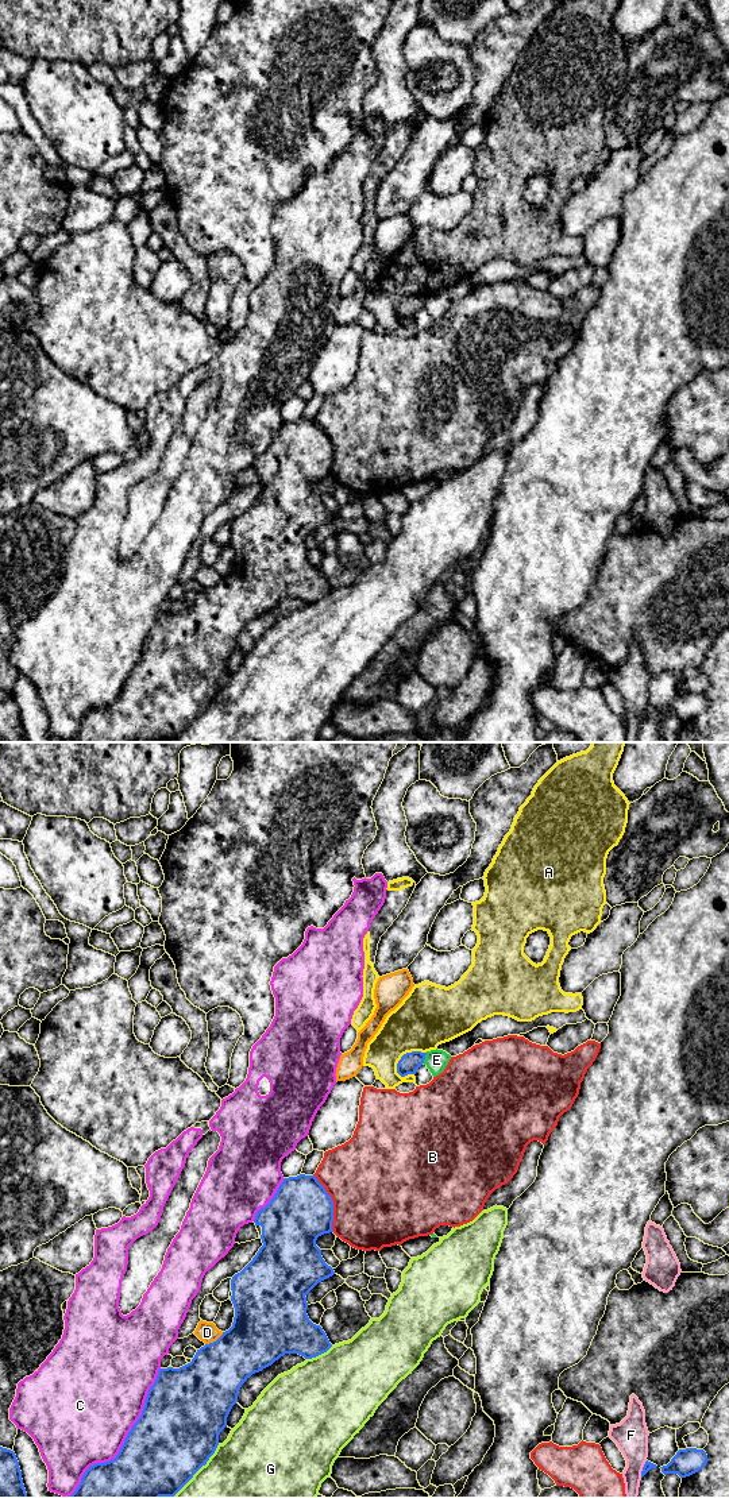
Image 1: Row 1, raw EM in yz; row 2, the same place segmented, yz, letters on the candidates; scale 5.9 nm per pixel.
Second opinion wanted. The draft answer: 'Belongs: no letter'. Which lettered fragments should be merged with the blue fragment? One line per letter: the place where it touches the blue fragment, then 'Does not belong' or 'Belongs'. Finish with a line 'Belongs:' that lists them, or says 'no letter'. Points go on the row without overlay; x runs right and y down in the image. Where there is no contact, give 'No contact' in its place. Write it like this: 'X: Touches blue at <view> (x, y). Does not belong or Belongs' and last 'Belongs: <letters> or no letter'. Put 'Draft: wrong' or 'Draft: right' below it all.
A: Touches blue at yz (407, 297). Does not belong
B: Touches blue at yz (332, 447). Does not belong
C: Touches blue at yz (124, 686). Does not belong
D: Touches blue at yz (213, 586). Does not belong
E: Touches blue at yz (424, 302). Does not belong
F: Touches blue at yz (643, 713). Does not belong
G: Touches blue at yz (199, 713). Does not belong
Belongs: no letter
Draft: right

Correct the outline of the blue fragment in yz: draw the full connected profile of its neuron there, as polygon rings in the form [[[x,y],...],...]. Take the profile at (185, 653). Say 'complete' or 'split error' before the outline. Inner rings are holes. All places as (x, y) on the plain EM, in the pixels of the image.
complete; [[[300,418],[297,421],[284,422],[274,441],[265,452],[261,452],[256,456],[254,463],[255,470],[262,471],[261,483],[263,490],[259,493],[256,499],[252,502],[252,505],[240,517],[235,518],[231,524],[231,534],[232,534],[231,545],[235,552],[235,561],[232,571],[228,575],[223,576],[223,579],[216,586],[205,588],[204,591],[197,594],[190,607],[180,613],[173,613],[173,611],[159,613],[157,623],[147,637],[142,659],[138,663],[138,665],[132,669],[131,675],[128,676],[116,702],[105,707],[96,707],[90,710],[82,719],[81,727],[78,729],[76,736],[66,742],[161,742],[161,741],[171,742],[174,741],[193,722],[193,719],[202,710],[207,709],[209,702],[215,698],[219,690],[219,679],[227,671],[227,661],[232,650],[238,646],[239,634],[242,629],[252,618],[259,617],[263,613],[271,610],[285,598],[298,598],[305,603],[312,603],[327,597],[332,591],[323,572],[320,570],[313,568],[309,564],[306,559],[308,547],[305,541],[319,526],[335,518],[333,513],[328,510],[323,503],[321,494],[316,490],[316,484],[319,480],[333,476],[332,466],[333,466],[333,445],[331,440],[327,437],[325,432],[317,425],[315,420]]]

